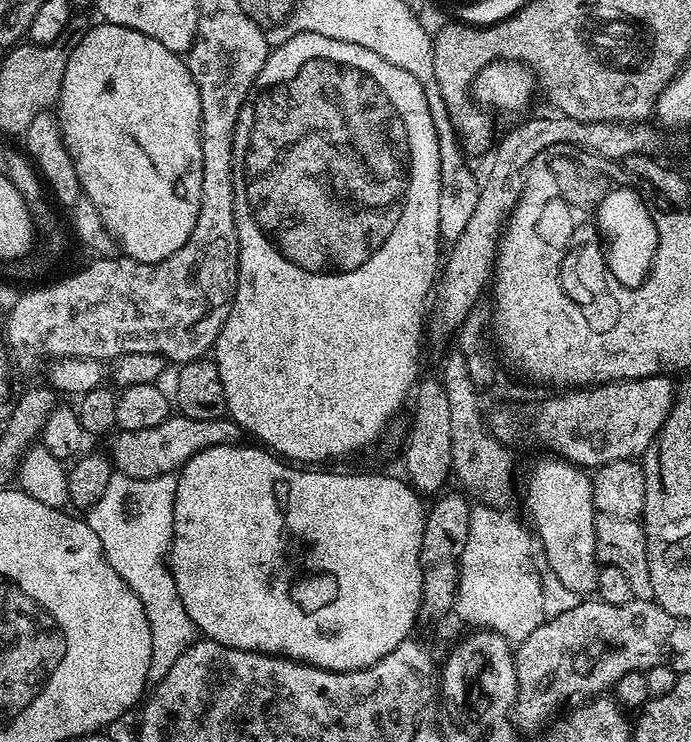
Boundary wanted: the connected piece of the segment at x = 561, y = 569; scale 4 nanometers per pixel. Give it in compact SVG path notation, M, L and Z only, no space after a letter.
M559 458L548 459L552 460L540 460L533 466L532 477L524 488L524 504L532 511L531 527L558 581L584 598L595 593L598 582L598 513L592 503L592 481L585 469Z

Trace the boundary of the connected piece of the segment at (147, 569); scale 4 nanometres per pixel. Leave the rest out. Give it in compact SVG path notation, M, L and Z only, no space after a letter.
M114 474L110 478L110 486L106 486L106 494L98 498L94 507L87 509L86 519L90 530L98 534L98 542L102 542L102 550L110 566L138 594L142 606L146 610L146 618L150 622L152 635L152 665L148 671L153 681L161 680L174 666L174 662L193 643L198 629L186 614L186 606L182 606L176 583L170 567L170 549L172 547L172 527L174 526L174 498L176 497L176 476L155 476L154 478L130 478Z

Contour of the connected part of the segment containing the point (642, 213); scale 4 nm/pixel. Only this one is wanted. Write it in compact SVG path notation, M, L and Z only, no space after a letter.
M626 186L610 189L599 199L596 216L597 228L605 240L605 265L609 275L622 285L623 289L639 288L647 279L656 256L659 240L659 225L651 216L641 196Z

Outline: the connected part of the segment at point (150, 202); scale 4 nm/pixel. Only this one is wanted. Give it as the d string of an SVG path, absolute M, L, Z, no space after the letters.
M100 22L100 25L89 27L88 32L78 42L78 46L70 54L70 62L66 66L66 74L62 78L62 90L58 101L58 119L60 133L64 139L66 150L78 174L80 190L88 196L109 234L122 249L123 255L131 256L144 264L156 264L159 260L170 258L174 250L178 250L190 238L190 230L194 230L194 222L198 218L200 199L202 198L202 142L200 141L200 99L198 86L190 74L187 63L177 53L166 50L162 42L150 38L133 28L121 24Z

